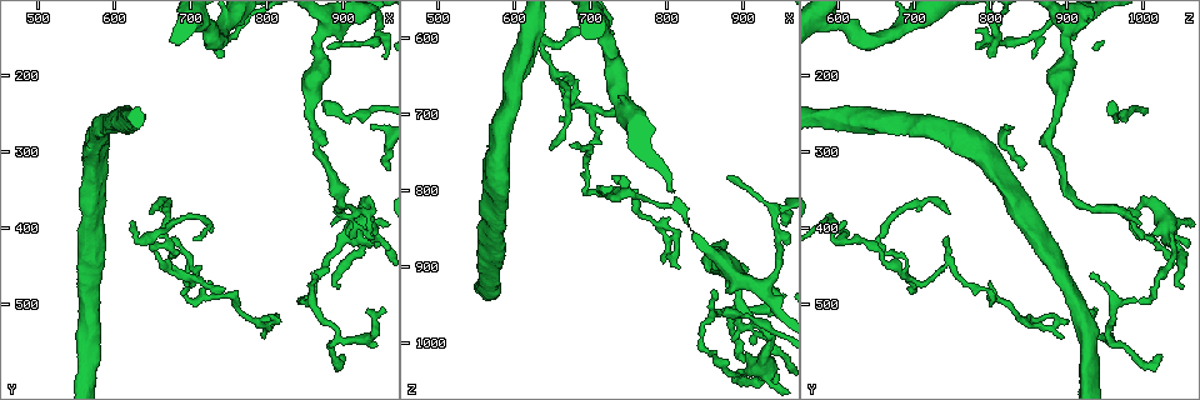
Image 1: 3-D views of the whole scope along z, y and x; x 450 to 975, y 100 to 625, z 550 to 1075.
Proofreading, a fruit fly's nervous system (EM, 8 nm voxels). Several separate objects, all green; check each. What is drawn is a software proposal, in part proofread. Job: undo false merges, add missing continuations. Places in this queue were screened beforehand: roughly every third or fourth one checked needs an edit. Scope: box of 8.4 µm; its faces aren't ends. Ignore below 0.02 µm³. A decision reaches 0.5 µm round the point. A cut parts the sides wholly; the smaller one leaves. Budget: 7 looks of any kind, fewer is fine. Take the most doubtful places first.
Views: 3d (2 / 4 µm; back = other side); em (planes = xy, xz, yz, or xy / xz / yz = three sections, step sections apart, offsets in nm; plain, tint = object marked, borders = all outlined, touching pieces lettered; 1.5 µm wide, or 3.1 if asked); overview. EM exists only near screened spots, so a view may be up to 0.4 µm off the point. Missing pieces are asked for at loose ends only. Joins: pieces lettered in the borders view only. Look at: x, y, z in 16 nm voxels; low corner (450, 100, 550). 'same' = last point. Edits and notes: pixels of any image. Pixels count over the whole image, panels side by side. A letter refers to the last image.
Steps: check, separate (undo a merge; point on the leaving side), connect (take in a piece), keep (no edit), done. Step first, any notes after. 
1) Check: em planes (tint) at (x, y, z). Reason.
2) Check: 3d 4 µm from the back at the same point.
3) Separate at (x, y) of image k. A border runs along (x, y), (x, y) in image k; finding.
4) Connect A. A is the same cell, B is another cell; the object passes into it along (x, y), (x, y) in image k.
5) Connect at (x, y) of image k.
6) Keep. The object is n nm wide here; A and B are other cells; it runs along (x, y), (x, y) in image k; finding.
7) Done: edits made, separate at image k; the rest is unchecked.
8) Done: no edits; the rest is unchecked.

Check: 3d 2 µm at (700, 445, 745). Abrupt turn.

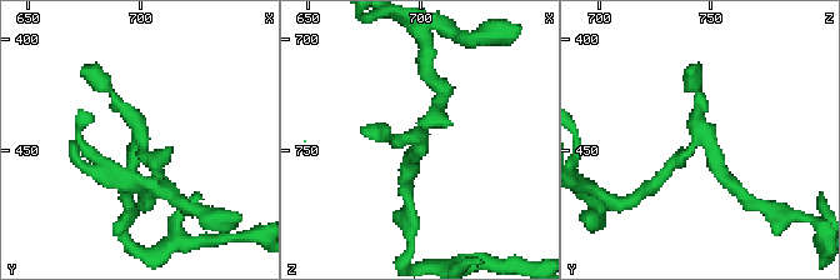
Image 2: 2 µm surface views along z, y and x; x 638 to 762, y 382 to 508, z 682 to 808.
Check: em planes (borders) at (701, 446, 747).

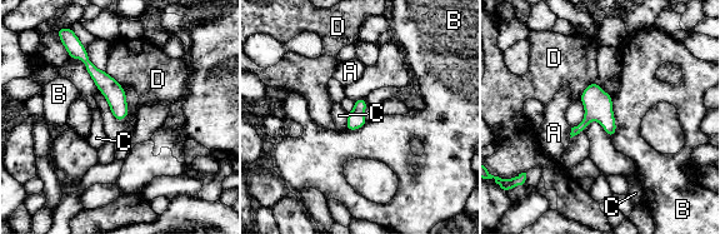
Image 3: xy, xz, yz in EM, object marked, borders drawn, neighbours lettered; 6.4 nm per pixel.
Keep. The longest contact is with B, 280 nm; A, B, C and D are other cells; a border runs along (613, 96), (616, 132), (610, 138) in image 3; continuous, no second neuron.

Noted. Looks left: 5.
Check: em xz step 4 (borders) at (915, 405, 1035). Arms part here.

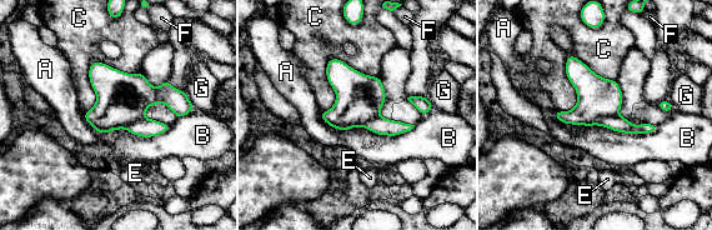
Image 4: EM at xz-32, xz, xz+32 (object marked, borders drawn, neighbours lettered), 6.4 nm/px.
Separate at (617, 124) of image 4. The longest contact is with B, 460 nm; A, B, C, E, F and G are other cells; a border runs along (617, 114), (605, 116), (596, 124) in image 4; two neurons meet here.

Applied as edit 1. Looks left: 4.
Check: 3d 4 µm at (855, 265, 880). Narrows sharply.

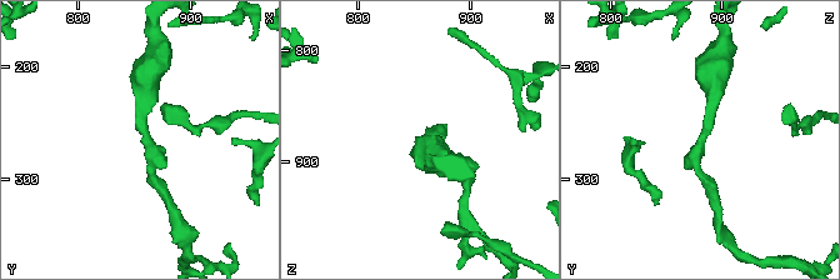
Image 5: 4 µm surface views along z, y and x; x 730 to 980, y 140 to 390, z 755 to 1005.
Check: em planes (tint) at (860, 258, 886). Shape alone is not enough.

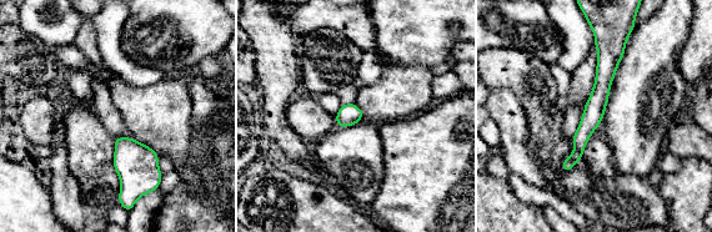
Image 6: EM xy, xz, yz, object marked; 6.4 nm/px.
Check: em planes (borders) at the same point.

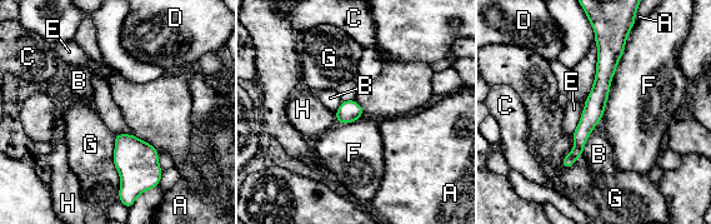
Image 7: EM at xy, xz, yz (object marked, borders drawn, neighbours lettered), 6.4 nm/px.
Keep. A, B, C, D, E, F, G and H are other cells; a border runs along (631, 31), (612, 78) in image 7; one neuron here.

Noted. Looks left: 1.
Done: edits made, separate at image 4; the rest is unchecked.

